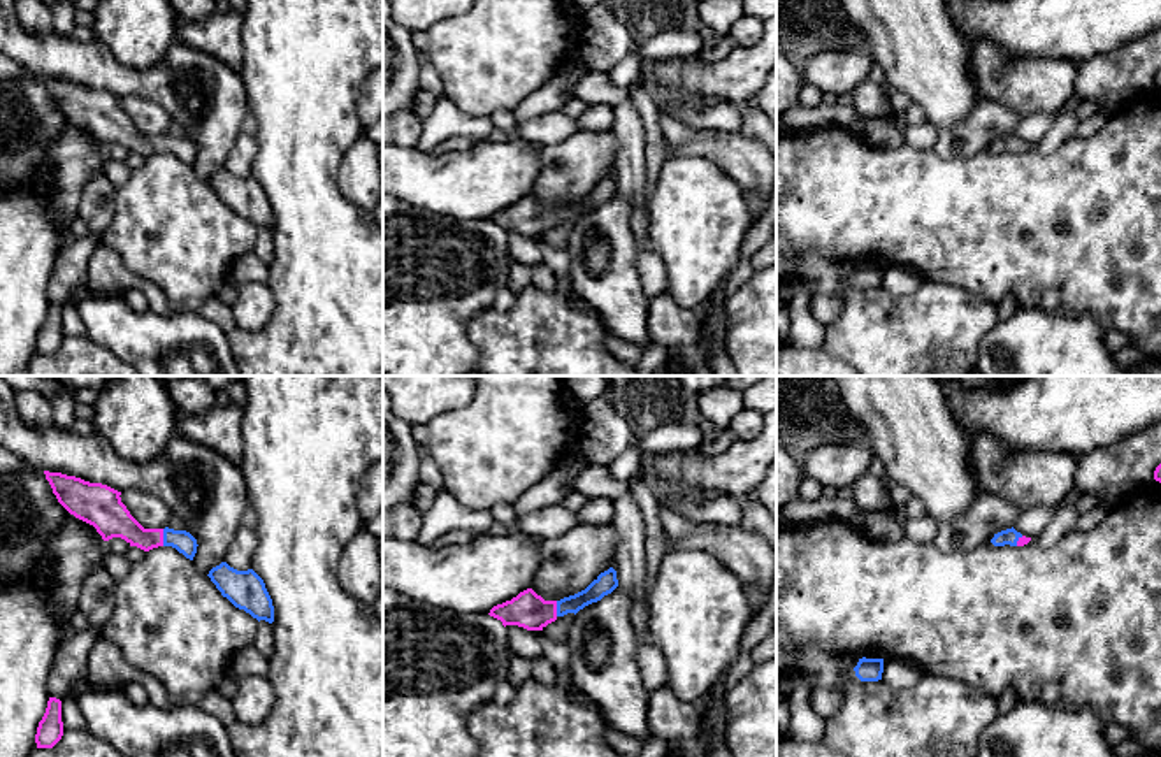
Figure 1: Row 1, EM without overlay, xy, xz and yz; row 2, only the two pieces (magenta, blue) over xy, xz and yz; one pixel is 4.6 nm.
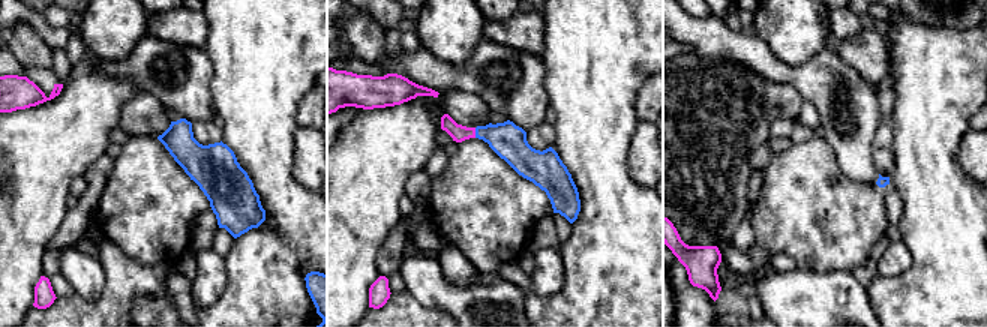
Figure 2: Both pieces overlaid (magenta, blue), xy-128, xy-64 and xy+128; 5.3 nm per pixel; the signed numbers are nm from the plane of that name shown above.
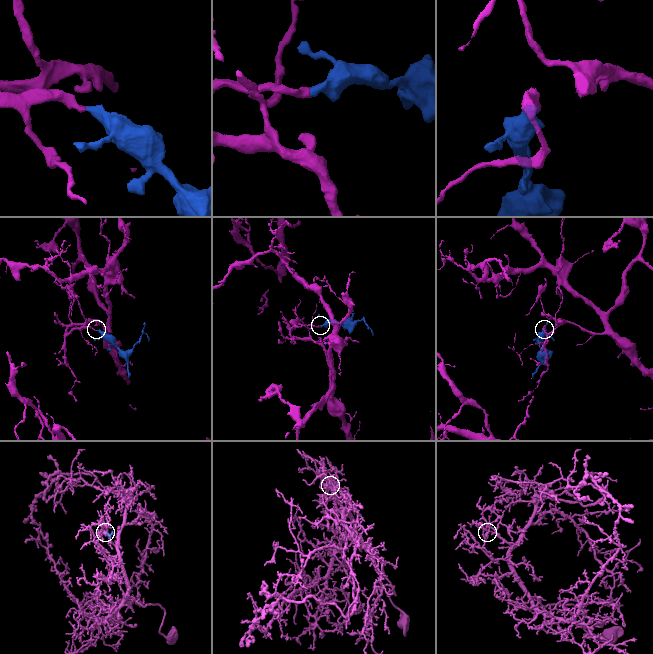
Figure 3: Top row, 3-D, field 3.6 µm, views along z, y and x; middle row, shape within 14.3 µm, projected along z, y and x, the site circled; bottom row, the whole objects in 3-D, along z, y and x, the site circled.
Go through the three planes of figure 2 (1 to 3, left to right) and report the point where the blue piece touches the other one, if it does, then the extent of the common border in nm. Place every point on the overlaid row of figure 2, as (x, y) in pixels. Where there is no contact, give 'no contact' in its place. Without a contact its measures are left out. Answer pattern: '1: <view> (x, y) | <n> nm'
1: no contact
2: xy-64 (474, 132) | 60 nm
3: no contact

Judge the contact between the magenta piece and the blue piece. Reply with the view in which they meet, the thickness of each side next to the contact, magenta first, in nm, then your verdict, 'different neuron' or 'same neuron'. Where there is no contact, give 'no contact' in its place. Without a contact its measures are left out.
contact in xy; calibres 170 and 100 nm; same neuron

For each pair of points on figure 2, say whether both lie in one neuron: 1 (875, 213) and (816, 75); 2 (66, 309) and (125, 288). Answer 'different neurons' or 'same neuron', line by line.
1: different neurons
2: same neuron

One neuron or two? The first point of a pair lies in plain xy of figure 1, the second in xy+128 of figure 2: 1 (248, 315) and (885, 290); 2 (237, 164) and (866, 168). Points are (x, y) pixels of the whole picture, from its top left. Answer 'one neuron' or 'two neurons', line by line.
1: two neurons
2: two neurons

